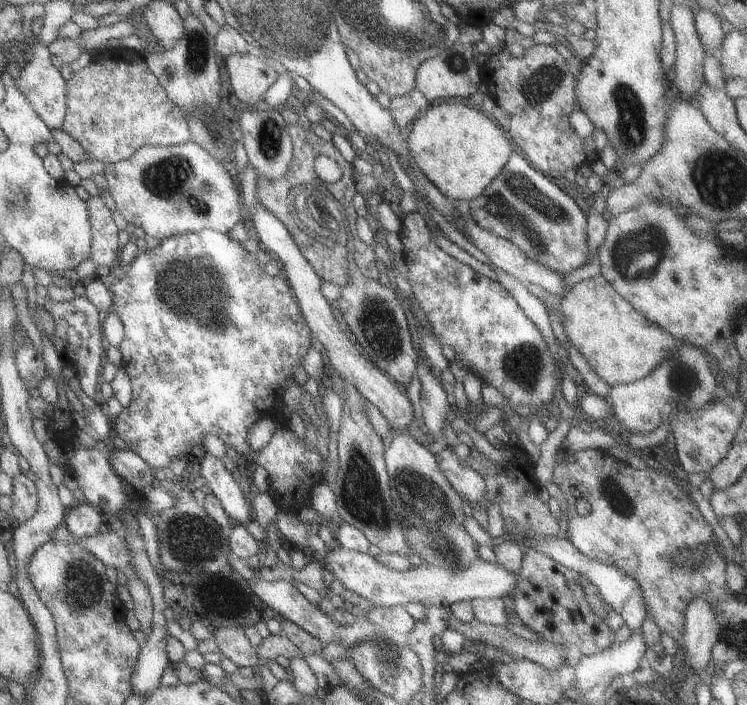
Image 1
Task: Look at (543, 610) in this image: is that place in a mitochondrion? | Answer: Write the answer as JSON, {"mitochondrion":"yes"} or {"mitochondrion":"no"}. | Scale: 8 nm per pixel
{"mitochondrion":"no"}

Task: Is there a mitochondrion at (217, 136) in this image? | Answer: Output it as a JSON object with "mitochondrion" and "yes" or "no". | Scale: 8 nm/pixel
{"mitochondrion":"yes"}

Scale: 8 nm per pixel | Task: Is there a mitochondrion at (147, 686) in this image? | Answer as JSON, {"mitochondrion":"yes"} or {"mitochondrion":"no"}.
{"mitochondrion":"no"}

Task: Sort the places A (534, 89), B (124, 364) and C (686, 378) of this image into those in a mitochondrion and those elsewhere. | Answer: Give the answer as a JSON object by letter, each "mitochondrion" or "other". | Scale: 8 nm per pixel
{"A":"mitochondrion","B":"other","C":"mitochondrion"}

